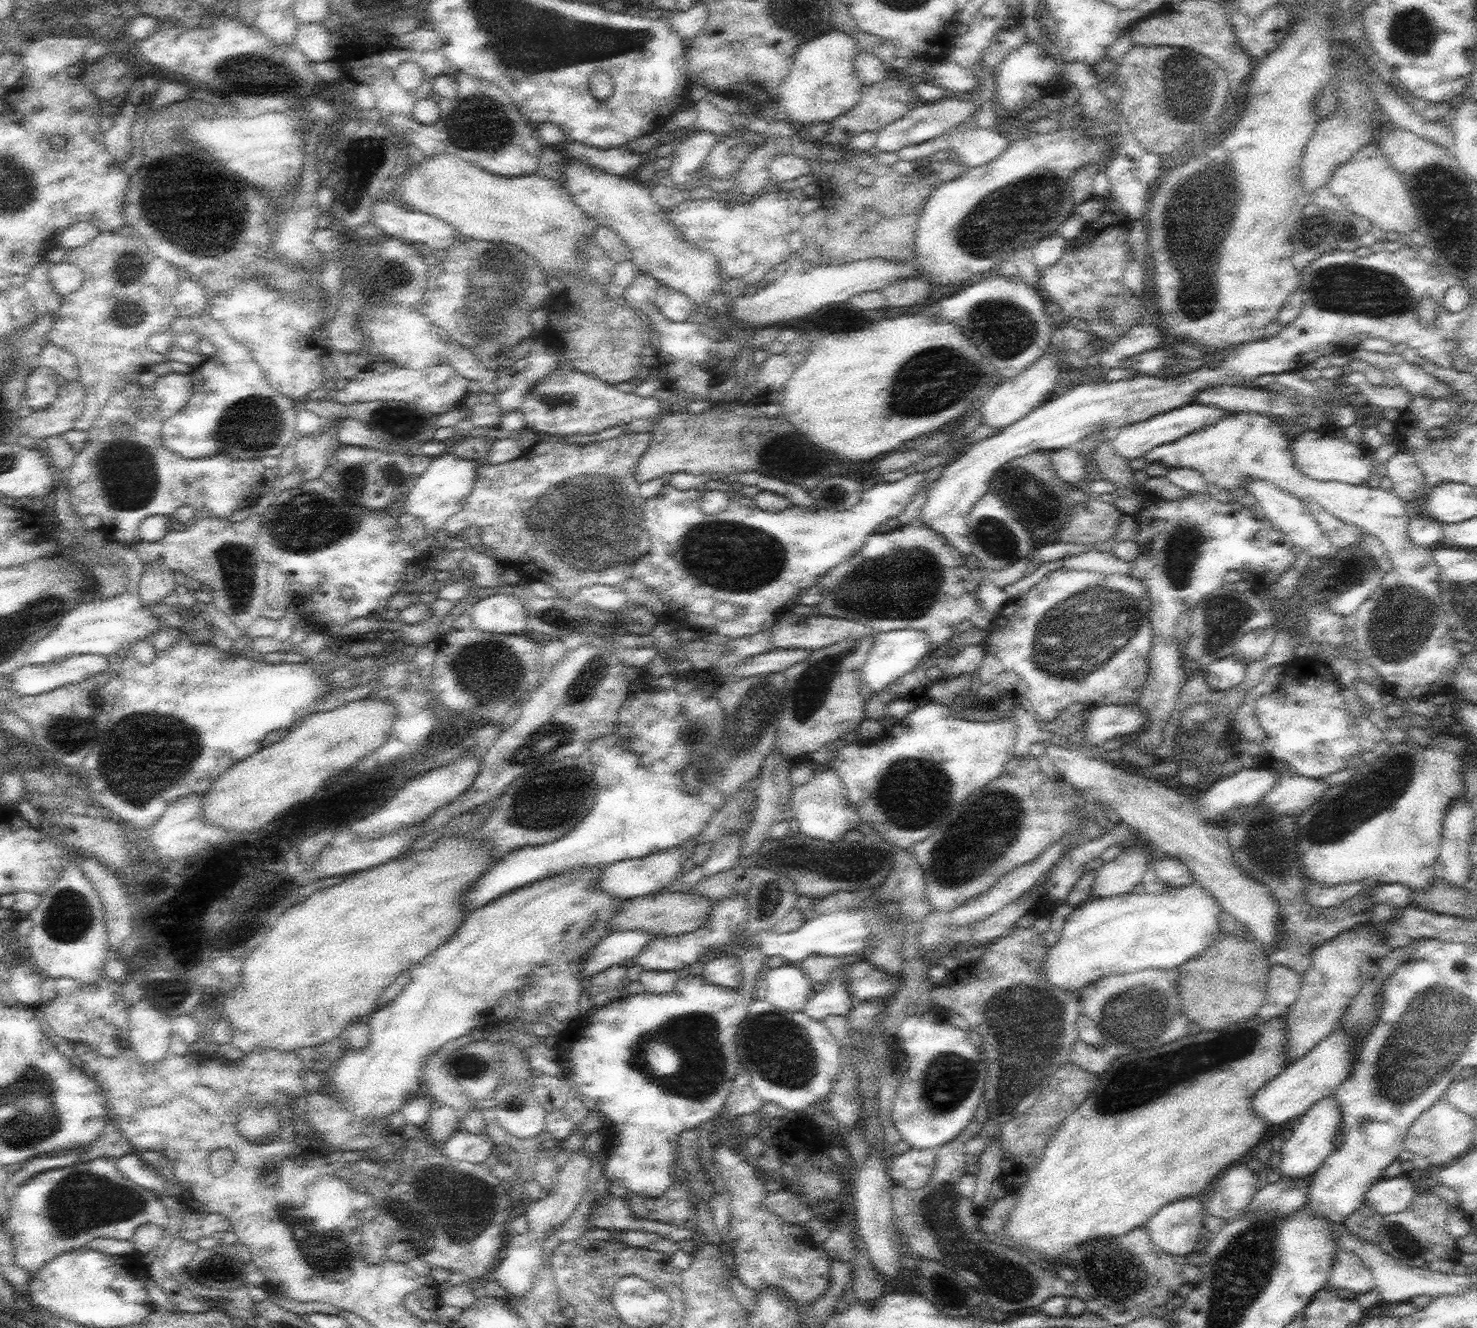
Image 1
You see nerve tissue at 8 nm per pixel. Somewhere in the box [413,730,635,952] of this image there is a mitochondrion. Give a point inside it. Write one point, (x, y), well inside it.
(531, 813)

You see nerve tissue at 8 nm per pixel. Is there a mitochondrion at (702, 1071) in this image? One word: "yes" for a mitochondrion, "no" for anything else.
yes

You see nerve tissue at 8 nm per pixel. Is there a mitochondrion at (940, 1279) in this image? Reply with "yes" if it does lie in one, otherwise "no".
yes

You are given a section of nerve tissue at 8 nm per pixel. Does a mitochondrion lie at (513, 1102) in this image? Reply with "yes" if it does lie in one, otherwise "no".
yes

